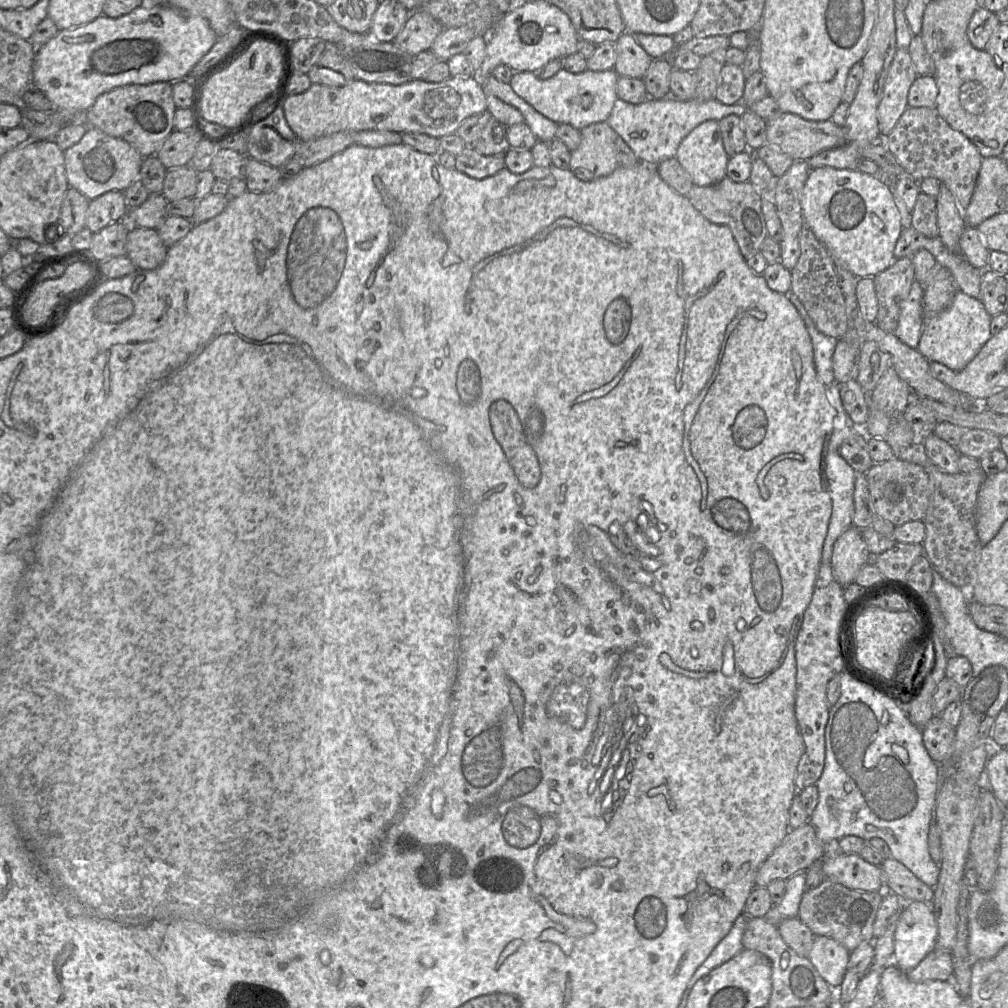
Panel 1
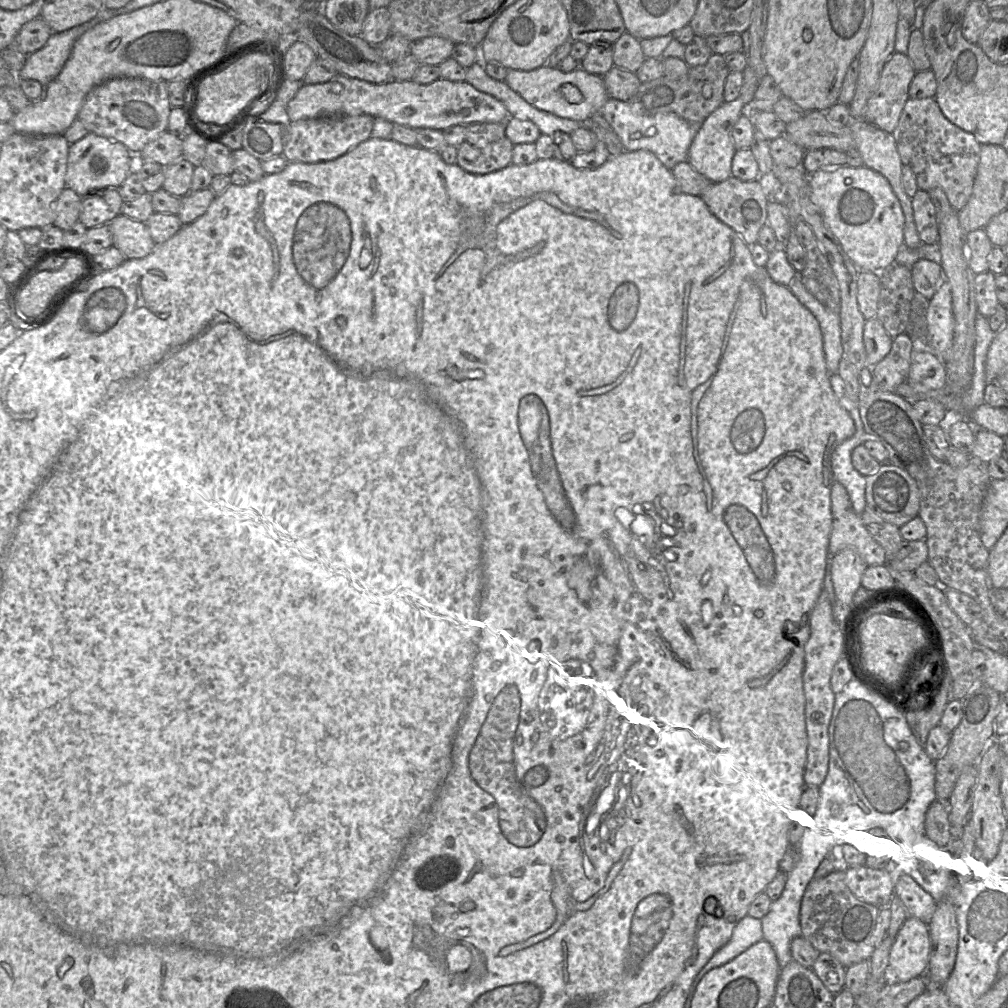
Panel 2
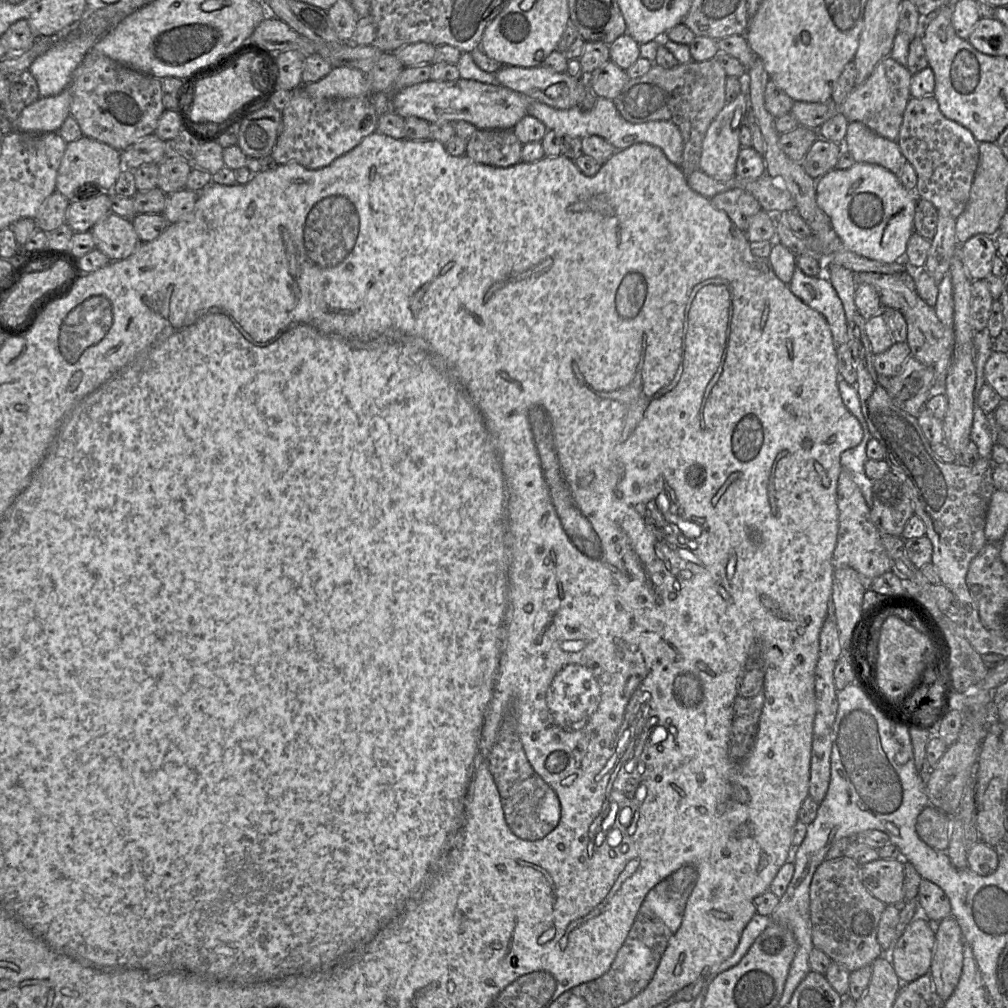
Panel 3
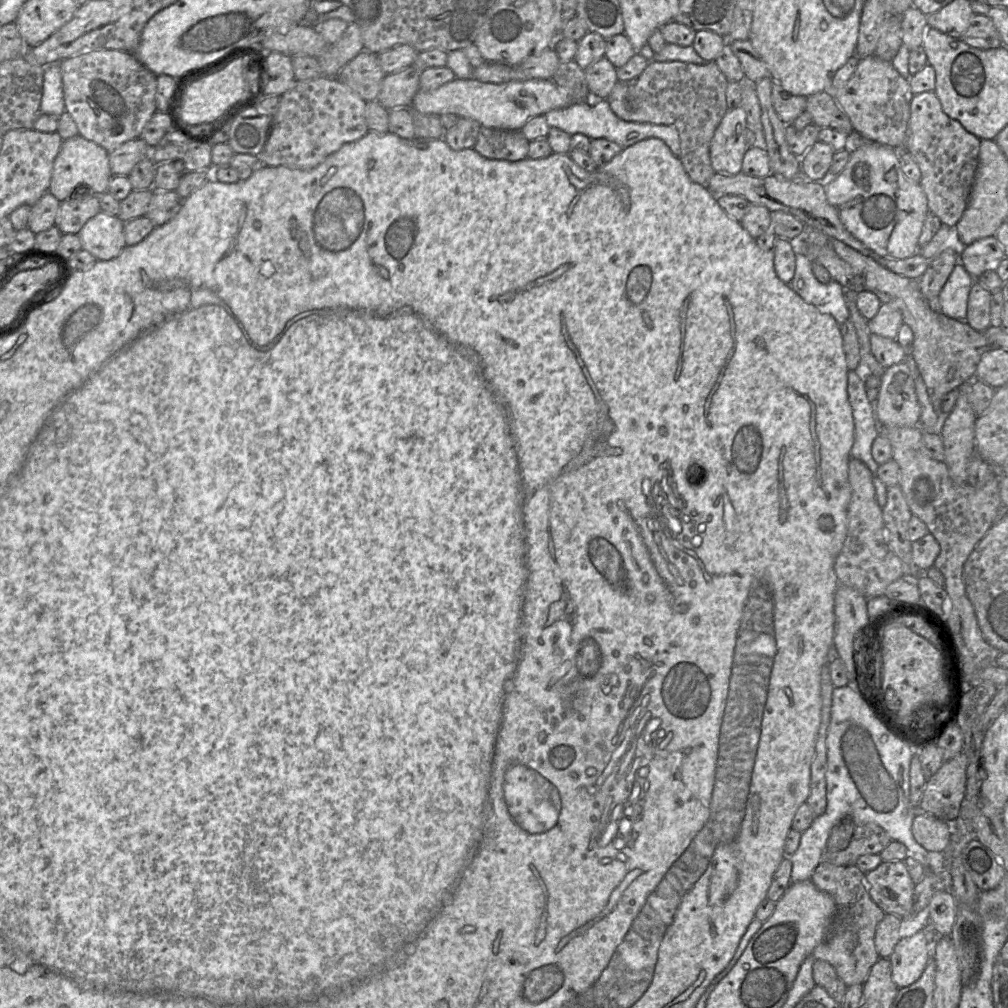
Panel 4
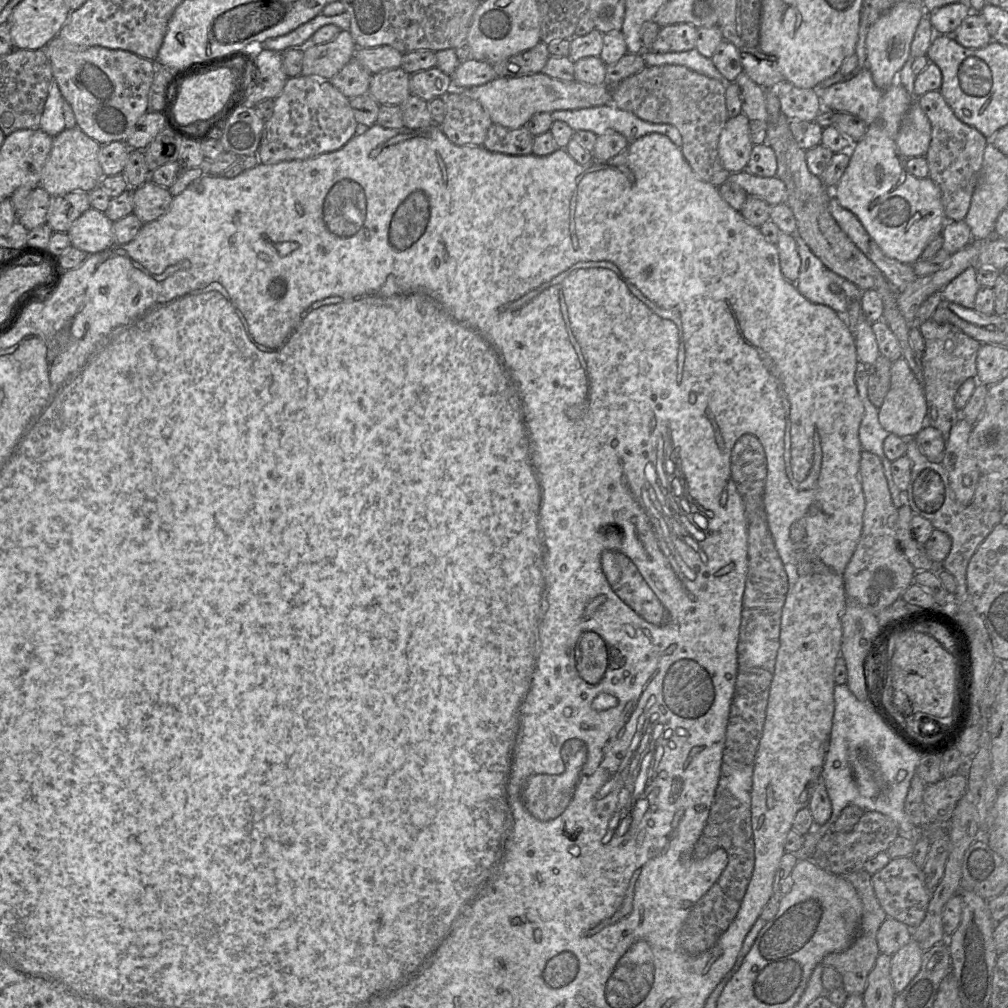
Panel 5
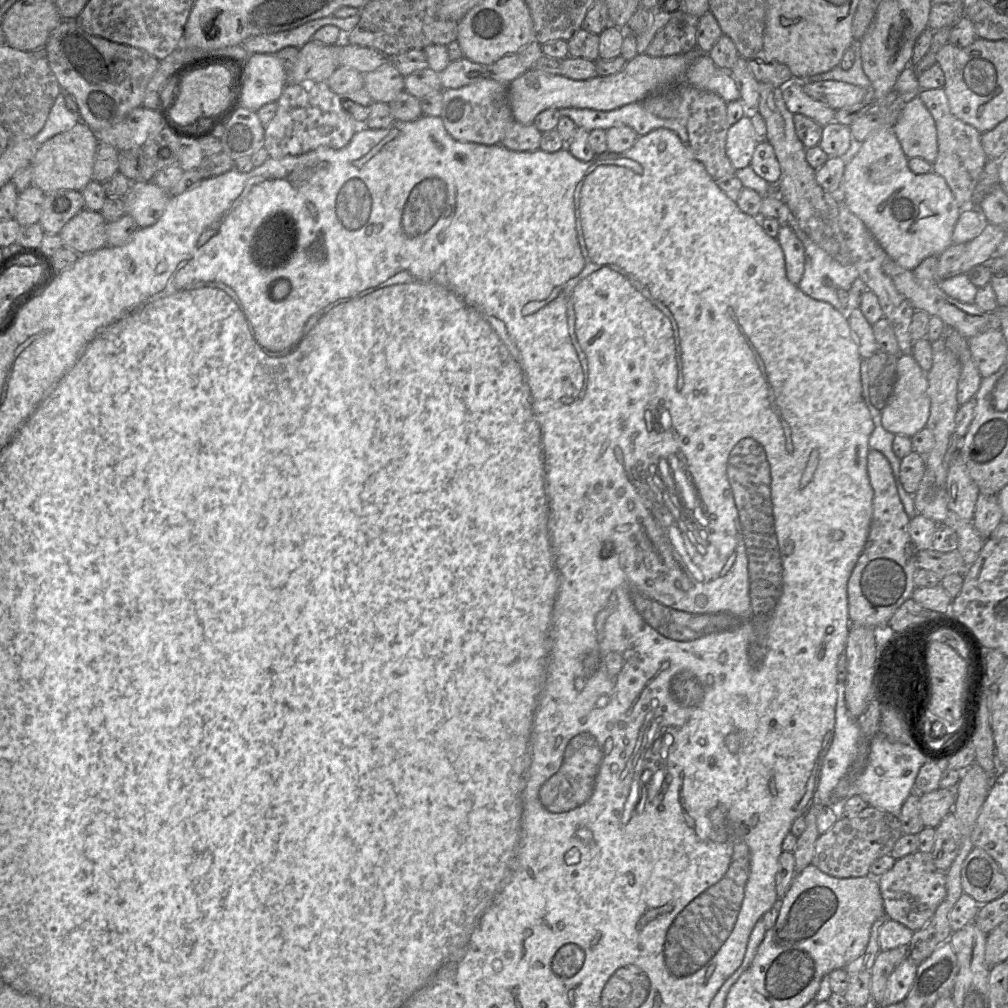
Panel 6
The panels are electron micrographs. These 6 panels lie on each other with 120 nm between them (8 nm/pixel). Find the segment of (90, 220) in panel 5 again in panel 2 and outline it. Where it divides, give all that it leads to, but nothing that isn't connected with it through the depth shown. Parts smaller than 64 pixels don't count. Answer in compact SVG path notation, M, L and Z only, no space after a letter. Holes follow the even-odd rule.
M120 213L109 225L113 235L113 246L116 246L126 259L146 257L156 245L145 222Z

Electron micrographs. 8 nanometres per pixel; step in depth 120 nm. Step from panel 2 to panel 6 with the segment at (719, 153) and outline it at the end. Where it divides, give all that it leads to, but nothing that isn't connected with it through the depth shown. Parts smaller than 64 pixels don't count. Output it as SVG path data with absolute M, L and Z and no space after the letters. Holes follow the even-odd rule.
M747 113L730 126L727 132L726 154L736 170L750 165L757 144L749 113Z

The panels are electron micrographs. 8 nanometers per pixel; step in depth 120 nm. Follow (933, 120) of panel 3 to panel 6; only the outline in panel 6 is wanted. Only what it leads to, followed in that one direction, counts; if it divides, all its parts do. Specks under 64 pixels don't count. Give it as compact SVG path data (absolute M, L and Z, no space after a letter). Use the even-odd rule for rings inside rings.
M943 88L920 90L918 96L932 115L937 130L938 154L932 164L932 171L946 180L962 210L972 202L974 190L988 162L981 144L981 133L952 114Z

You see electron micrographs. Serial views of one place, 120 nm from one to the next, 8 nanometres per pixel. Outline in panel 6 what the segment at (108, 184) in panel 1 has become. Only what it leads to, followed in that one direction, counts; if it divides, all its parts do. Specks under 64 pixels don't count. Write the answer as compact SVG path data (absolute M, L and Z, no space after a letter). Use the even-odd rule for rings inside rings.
M79 121L70 130L55 135L38 147L31 164L32 184L44 193L52 193L57 190L82 192L93 180L93 167L99 145L96 132Z

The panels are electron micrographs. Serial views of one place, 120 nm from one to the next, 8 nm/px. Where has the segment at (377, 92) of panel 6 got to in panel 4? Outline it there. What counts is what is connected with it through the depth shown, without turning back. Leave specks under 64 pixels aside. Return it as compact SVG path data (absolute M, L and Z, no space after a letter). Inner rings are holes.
M414 66L386 74L377 101L387 110L411 106L420 89L421 71Z

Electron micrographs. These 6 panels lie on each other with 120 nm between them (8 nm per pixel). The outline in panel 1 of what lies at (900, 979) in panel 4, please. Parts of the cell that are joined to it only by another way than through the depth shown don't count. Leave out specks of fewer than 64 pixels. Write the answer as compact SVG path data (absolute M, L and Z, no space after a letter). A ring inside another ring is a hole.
M905 902L894 932L893 961L908 973L936 949L938 927L930 903Z

